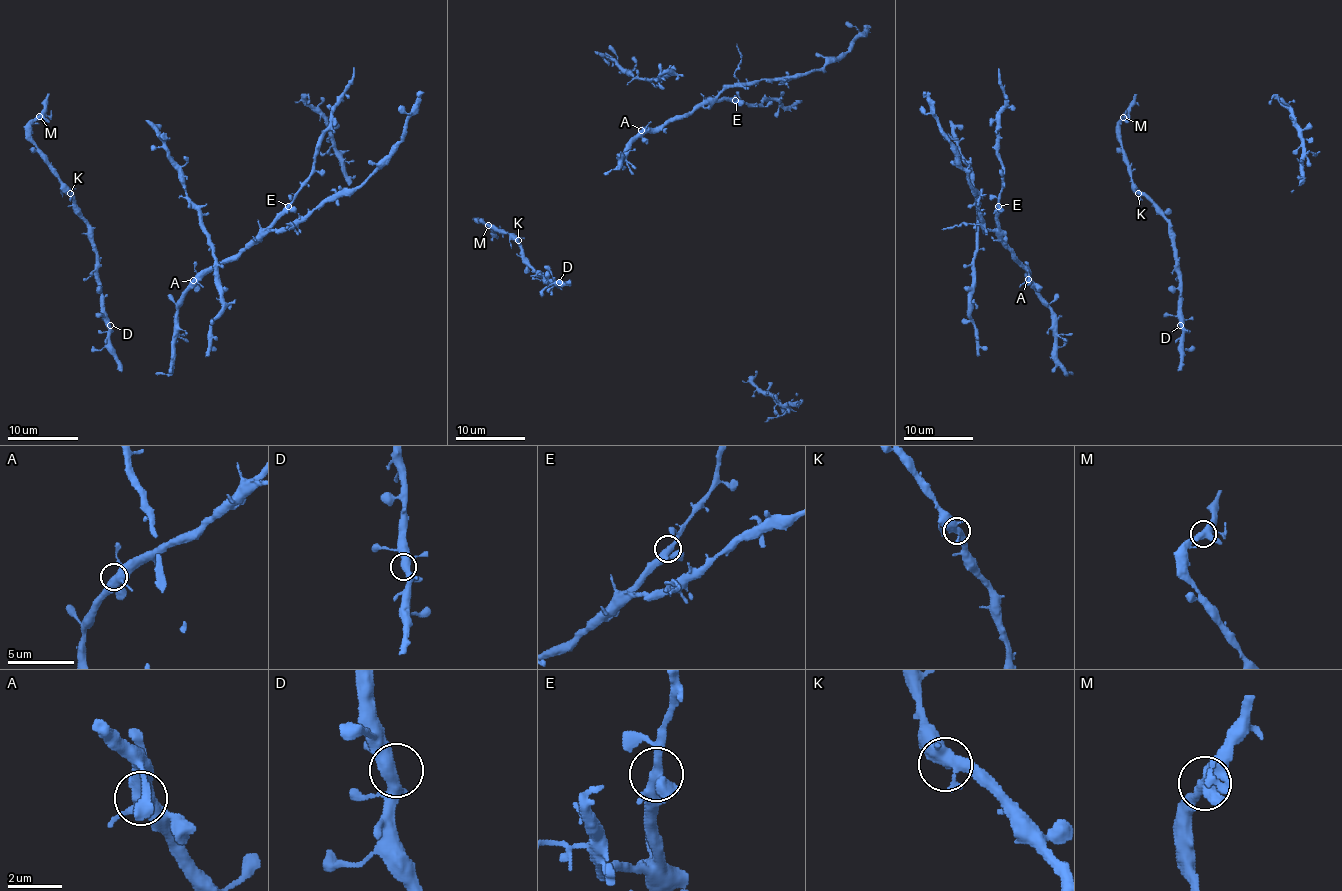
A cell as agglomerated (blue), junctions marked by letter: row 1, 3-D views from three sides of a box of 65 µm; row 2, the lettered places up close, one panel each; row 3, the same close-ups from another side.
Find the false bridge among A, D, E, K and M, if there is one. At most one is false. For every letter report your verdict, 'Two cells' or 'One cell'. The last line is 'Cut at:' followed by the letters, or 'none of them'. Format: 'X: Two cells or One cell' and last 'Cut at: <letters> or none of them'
A: One cell
D: One cell
E: One cell
K: One cell
M: One cell
Cut at: none of them

